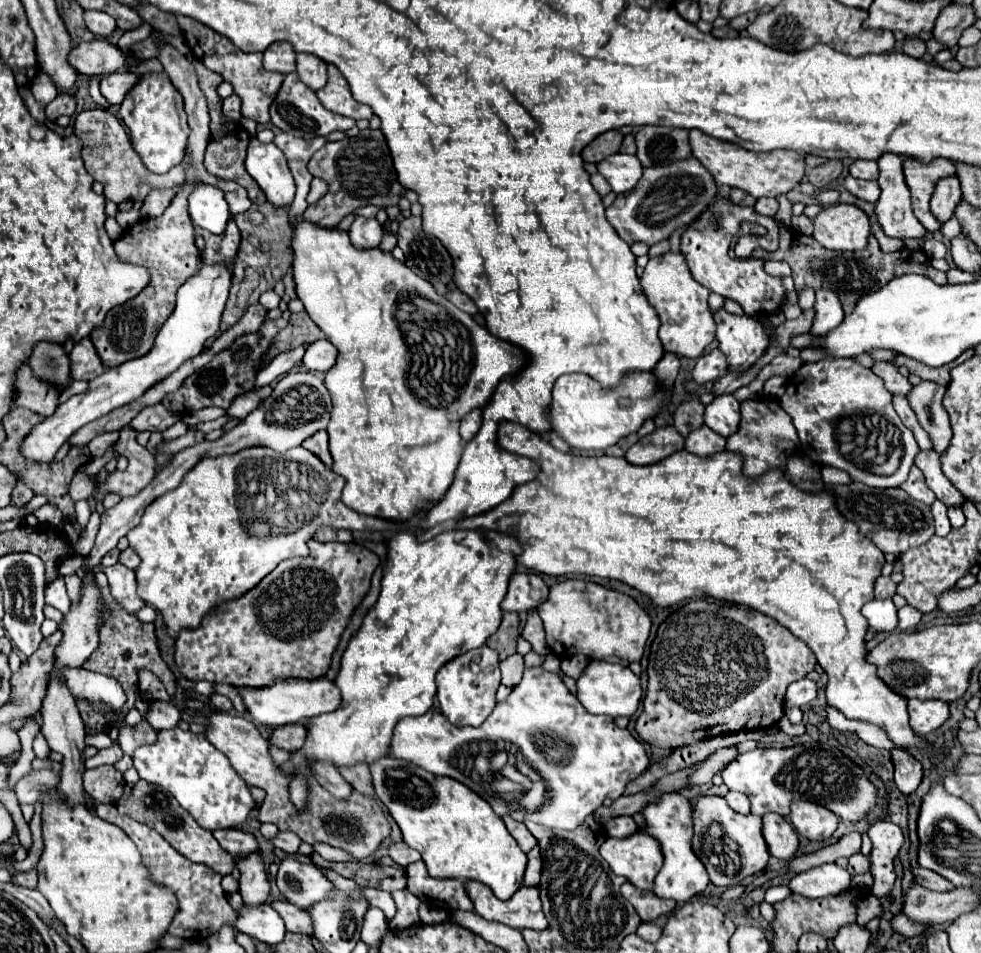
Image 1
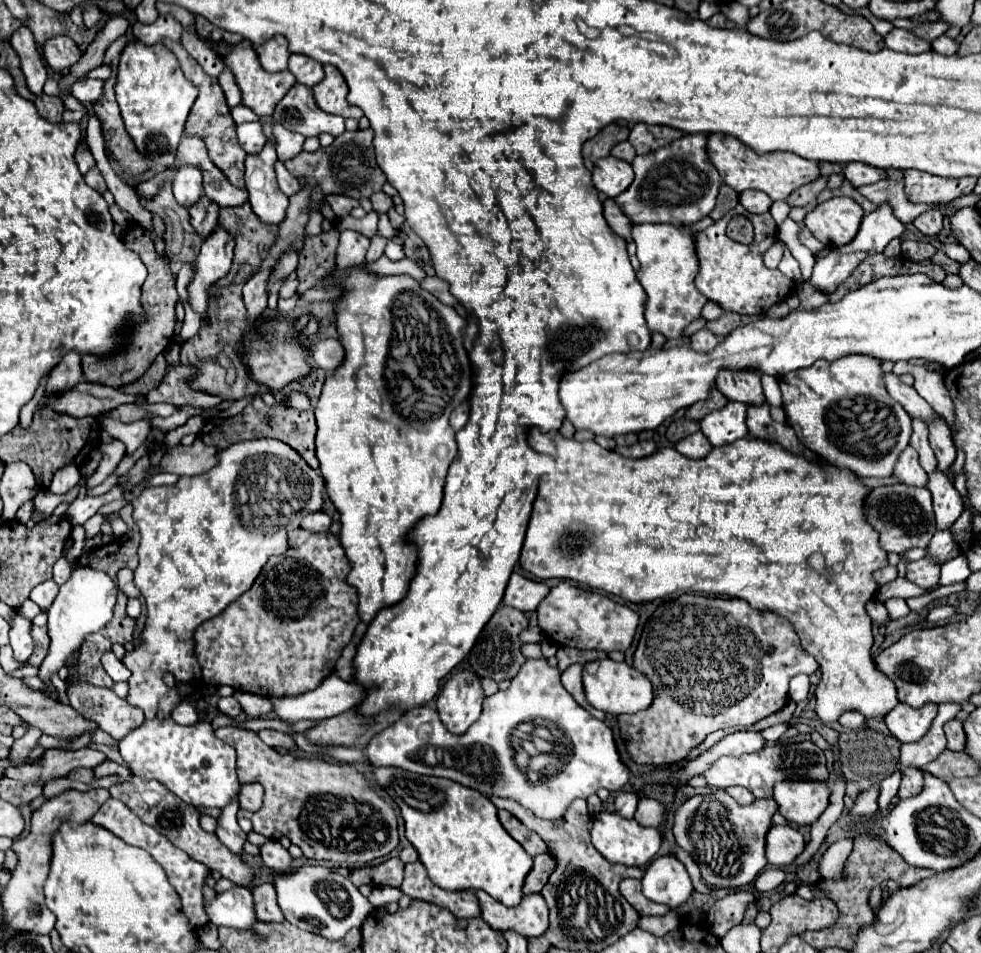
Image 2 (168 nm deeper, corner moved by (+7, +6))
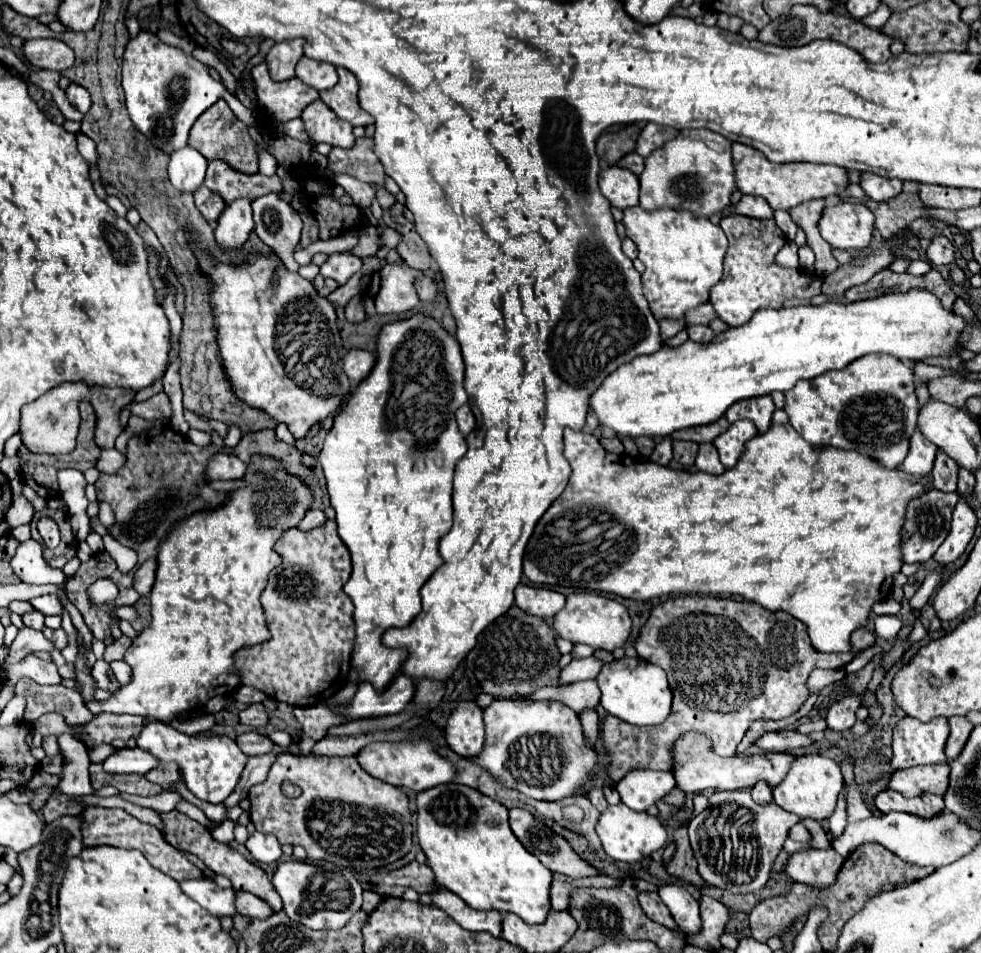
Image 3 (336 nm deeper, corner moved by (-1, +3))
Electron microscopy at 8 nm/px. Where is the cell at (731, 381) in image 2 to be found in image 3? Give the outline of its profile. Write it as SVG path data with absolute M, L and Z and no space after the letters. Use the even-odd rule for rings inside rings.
M763 396L763 398L751 398L751 400L741 400L737 404L733 404L725 418L729 420L729 424L737 422L737 420L751 420L759 434L767 432L767 428L771 426L771 416L775 412L775 404L771 400L771 396Z

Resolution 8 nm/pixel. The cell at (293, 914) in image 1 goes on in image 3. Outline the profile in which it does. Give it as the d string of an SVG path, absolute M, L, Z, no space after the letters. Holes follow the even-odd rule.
M237 892L235 894L235 908L237 908L239 914L249 916L249 918L267 918L267 916L271 916L271 908L263 900L259 900L257 896L247 894L247 892Z

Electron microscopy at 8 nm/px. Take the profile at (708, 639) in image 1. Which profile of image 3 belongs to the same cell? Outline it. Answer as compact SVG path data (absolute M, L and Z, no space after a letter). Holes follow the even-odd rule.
M689 594L689 596L669 598L651 610L649 620L641 626L639 636L633 640L633 646L641 658L659 664L667 672L675 700L673 712L663 724L645 726L645 728L627 724L607 714L603 720L603 728L599 726L599 732L603 732L605 750L609 752L607 776L611 778L611 782L619 782L633 768L671 770L673 764L671 746L679 736L683 736L689 730L709 734L713 740L713 748L719 756L733 756L737 744L741 742L743 734L747 732L753 720L789 718L801 708L801 704L811 694L807 688L807 678L813 668L825 668L825 670L843 668L855 658L859 650L869 648L873 644L875 644L875 634L869 632L867 628L857 628L851 634L851 652L825 654L815 650L813 644L809 642L807 626L787 612L771 612L755 602L719 598L719 596Z

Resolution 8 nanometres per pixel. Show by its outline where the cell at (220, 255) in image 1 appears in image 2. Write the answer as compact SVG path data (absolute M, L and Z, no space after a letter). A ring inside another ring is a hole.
M203 197L197 205L193 205L189 209L189 215L191 215L193 229L205 239L205 237L209 237L217 229L219 205L215 205L215 201L211 201L209 197Z

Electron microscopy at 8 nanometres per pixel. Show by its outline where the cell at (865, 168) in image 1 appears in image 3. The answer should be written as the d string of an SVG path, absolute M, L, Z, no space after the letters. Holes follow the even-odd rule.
M861 174L861 188L867 192L867 196L875 202L887 202L895 198L901 192L903 182L901 180L887 180L875 174Z

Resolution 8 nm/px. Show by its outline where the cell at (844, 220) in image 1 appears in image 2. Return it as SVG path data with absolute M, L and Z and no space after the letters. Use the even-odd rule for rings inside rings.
M833 197L819 203L805 217L805 227L819 239L825 247L847 245L855 239L861 225L863 209L849 197Z

